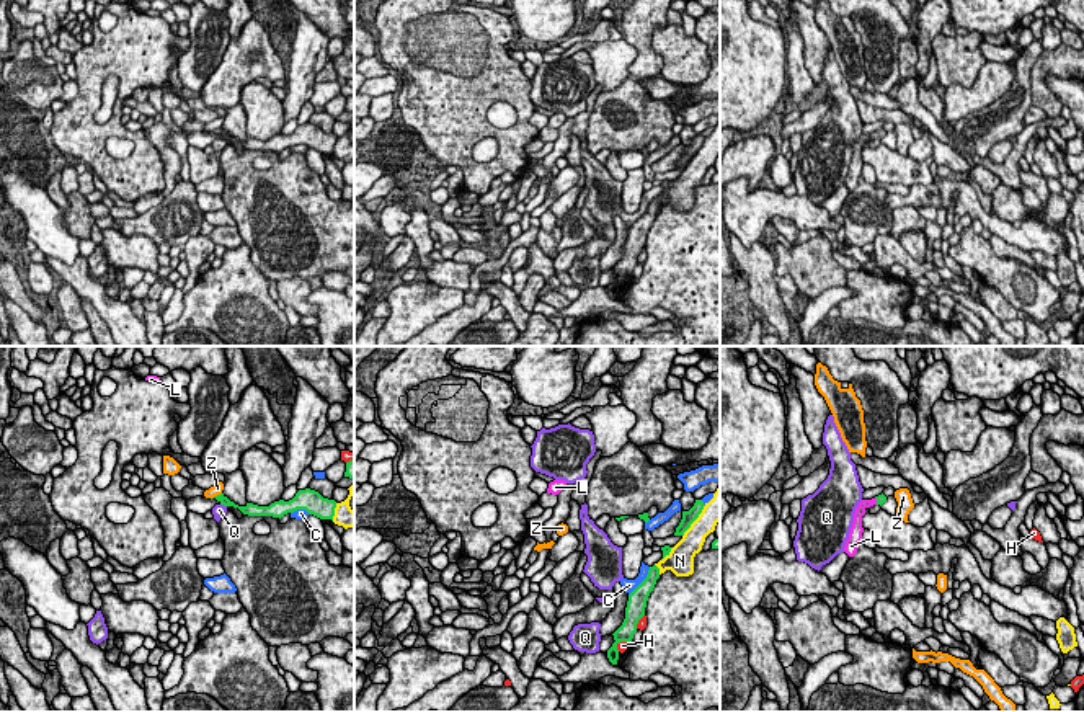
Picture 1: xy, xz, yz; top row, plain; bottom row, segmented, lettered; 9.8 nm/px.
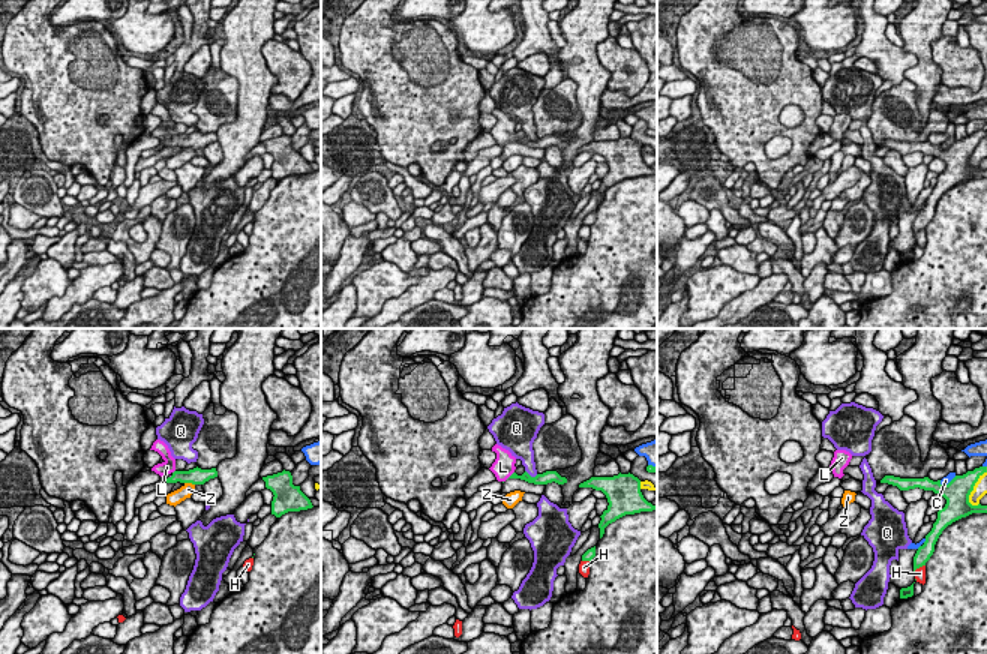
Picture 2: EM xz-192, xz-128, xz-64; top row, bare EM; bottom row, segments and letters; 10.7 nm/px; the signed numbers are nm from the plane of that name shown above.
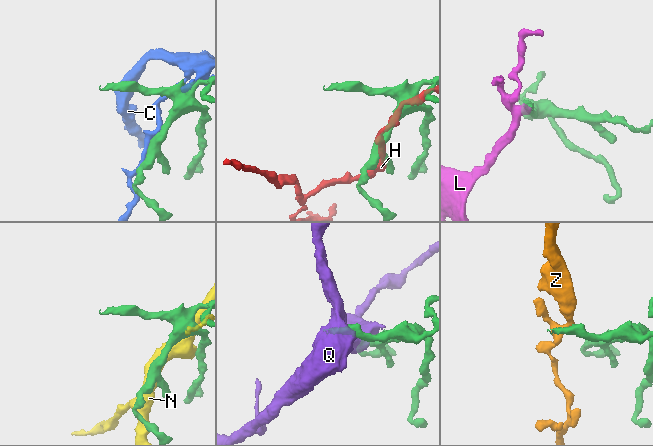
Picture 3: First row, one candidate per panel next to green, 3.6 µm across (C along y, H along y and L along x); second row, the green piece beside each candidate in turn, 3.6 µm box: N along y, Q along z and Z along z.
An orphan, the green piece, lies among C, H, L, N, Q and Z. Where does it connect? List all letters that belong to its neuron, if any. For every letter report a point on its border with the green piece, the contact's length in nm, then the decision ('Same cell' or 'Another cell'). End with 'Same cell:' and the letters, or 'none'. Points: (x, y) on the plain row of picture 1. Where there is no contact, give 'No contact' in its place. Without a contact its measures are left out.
C: Touches green at xz (642, 216). Shared border 360 nm. Another cell
H: Touches green at xz (621, 275). Shared border 160 nm. Another cell
L: Touches green at yz (877, 134). Shared border 80 nm. Same cell
N: Touches green at xz (694, 154). Shared border 400 nm. Another cell
Q: Touches green at xy (224, 139). Shared border 70 nm. Another cell
Z: Touches green at xy (217, 129). Shared border 130 nm. Another cell
Same cell: L

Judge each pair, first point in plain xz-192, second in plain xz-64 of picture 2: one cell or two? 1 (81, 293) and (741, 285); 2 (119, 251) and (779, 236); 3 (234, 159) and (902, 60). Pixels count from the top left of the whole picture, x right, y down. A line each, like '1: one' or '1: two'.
1: two
2: one
3: two

